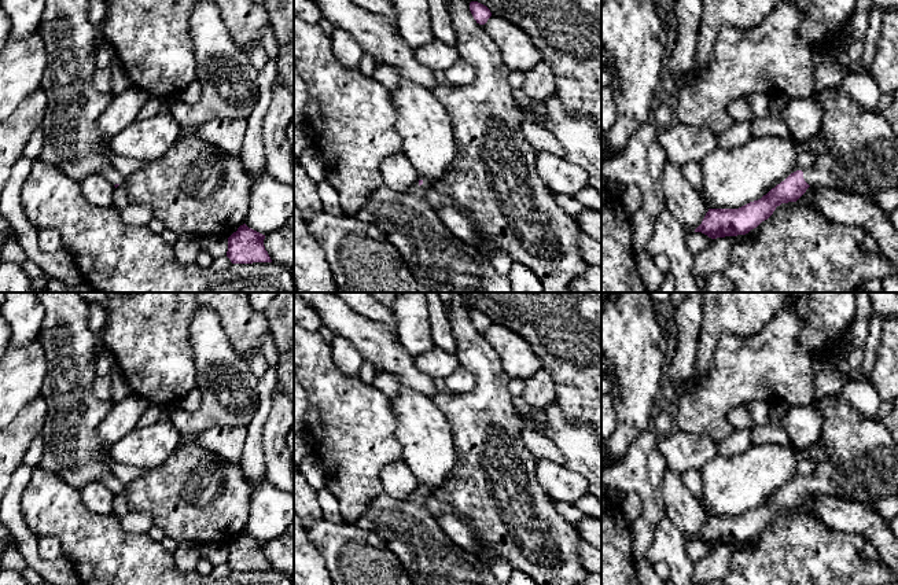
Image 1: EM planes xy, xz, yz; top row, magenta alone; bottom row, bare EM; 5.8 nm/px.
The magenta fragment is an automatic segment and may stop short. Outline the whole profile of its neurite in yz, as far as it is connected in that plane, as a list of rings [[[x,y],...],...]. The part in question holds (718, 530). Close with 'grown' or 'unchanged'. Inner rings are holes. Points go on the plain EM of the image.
[[[840,394],[814,402],[822,415],[820,444],[829,457],[814,472],[791,481],[761,507],[739,516],[709,516],[695,540],[711,547],[746,542],[781,511],[796,509],[810,493],[866,504],[898,494],[898,444],[888,430],[855,411]]]; grown

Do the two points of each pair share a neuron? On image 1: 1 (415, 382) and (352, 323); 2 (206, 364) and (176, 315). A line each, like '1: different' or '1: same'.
1: same
2: different

